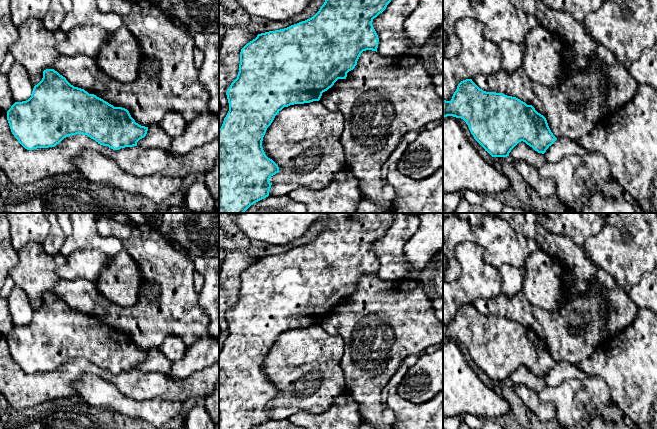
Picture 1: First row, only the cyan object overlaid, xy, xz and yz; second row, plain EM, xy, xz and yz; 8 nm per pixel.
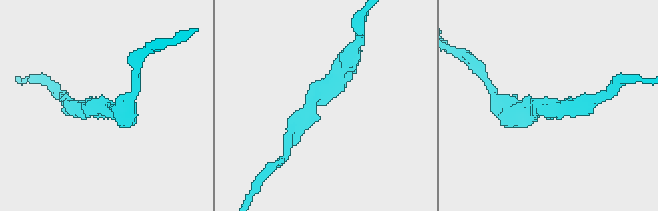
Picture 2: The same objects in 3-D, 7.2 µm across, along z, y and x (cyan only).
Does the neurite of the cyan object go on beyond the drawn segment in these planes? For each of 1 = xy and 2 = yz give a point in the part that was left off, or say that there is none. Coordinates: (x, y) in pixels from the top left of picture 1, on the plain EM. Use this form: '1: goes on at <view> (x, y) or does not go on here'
1: does not go on here
2: does not go on here

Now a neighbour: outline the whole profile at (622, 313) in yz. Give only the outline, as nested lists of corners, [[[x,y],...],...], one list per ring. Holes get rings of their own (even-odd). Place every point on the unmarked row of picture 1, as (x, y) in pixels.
[[[598,280],[593,283],[591,290],[605,299],[609,309],[607,321],[603,327],[606,339],[616,337],[634,323],[638,308],[618,282],[607,287],[601,280]]]

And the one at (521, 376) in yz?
[[[519,366],[509,377],[508,380],[513,386],[514,385],[525,385],[529,389],[539,393],[546,386],[544,378],[538,377],[532,371],[527,369],[525,366]]]

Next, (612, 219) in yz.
[[[599,213],[602,218],[604,219],[605,223],[609,226],[617,228],[620,230],[621,235],[627,239],[629,237],[629,231],[624,226],[621,218],[618,216],[617,213]]]

